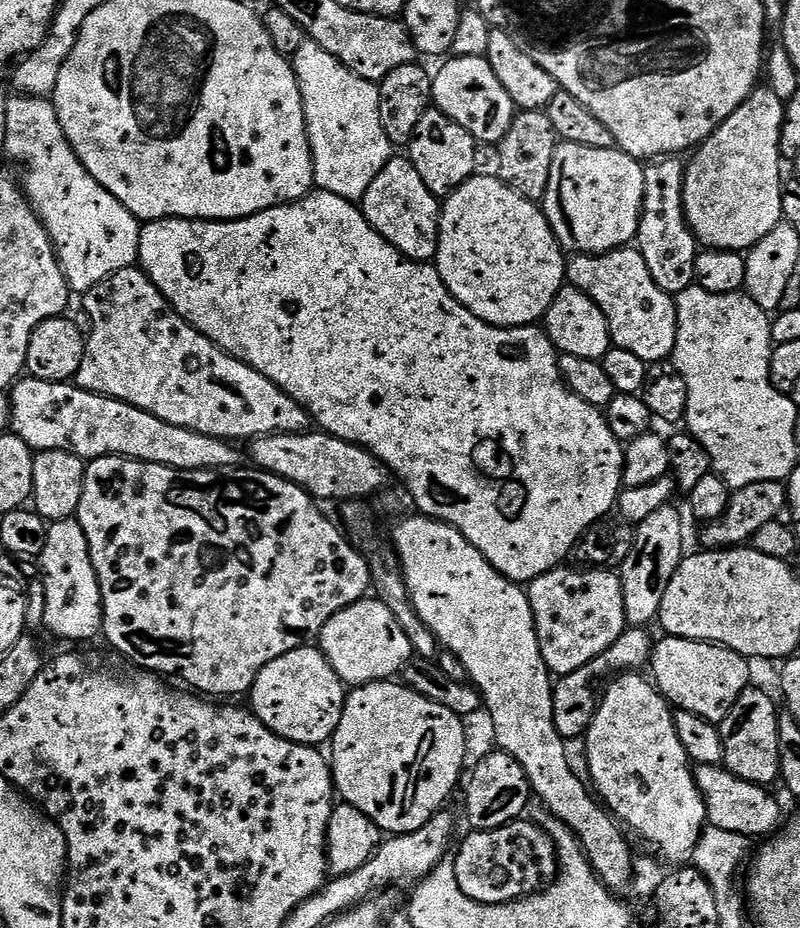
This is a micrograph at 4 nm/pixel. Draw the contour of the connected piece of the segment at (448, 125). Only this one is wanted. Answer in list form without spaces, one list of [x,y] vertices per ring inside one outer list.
[[[432,106],[422,114],[422,122],[418,122],[418,130],[414,130],[414,138],[407,145],[406,152],[429,190],[438,198],[447,198],[455,188],[477,175],[476,148],[478,141],[469,132],[462,130],[462,126],[458,126],[458,122],[450,119],[445,112]]]

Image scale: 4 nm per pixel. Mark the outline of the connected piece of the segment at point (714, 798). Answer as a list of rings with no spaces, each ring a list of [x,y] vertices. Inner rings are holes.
[[[702,764],[695,769],[696,785],[708,805],[709,825],[722,830],[736,831],[739,836],[767,837],[783,823],[782,810],[777,800],[763,785],[746,782],[721,765]]]

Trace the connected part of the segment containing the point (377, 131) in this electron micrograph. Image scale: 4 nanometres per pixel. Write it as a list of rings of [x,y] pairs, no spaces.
[[[305,42],[298,54],[291,57],[291,61],[302,94],[308,141],[312,147],[312,165],[316,175],[315,187],[321,192],[338,194],[338,198],[363,201],[366,190],[370,190],[370,182],[378,178],[388,160],[394,156],[394,146],[390,138],[386,138],[386,130],[382,130],[379,87],[373,81],[356,76],[346,66],[342,66],[342,62],[334,58],[334,54],[326,54],[322,46],[311,42]]]

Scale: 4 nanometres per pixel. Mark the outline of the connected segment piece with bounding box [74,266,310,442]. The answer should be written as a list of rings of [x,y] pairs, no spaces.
[[[133,266],[126,270],[118,270],[118,274],[110,274],[110,278],[98,282],[98,286],[94,286],[89,292],[83,293],[82,300],[84,300],[82,311],[88,315],[90,327],[86,332],[82,366],[76,371],[74,377],[74,383],[77,388],[85,388],[87,392],[93,392],[99,396],[109,396],[115,400],[126,402],[138,410],[146,410],[150,414],[162,418],[162,422],[170,422],[174,426],[182,426],[186,430],[194,430],[198,434],[206,434],[207,436],[213,436],[219,440],[226,440],[229,442],[240,442],[236,440],[251,442],[255,440],[257,436],[299,434],[309,427],[310,417],[308,413],[304,411],[304,405],[299,404],[294,398],[287,396],[278,385],[274,382],[270,382],[270,378],[258,374],[258,370],[254,370],[249,364],[244,363],[243,360],[228,355],[228,353],[217,346],[213,340],[208,340],[204,337],[197,328],[191,328],[191,326],[168,305],[168,300],[160,293],[158,286],[154,286],[154,282],[144,273],[143,268]]]

